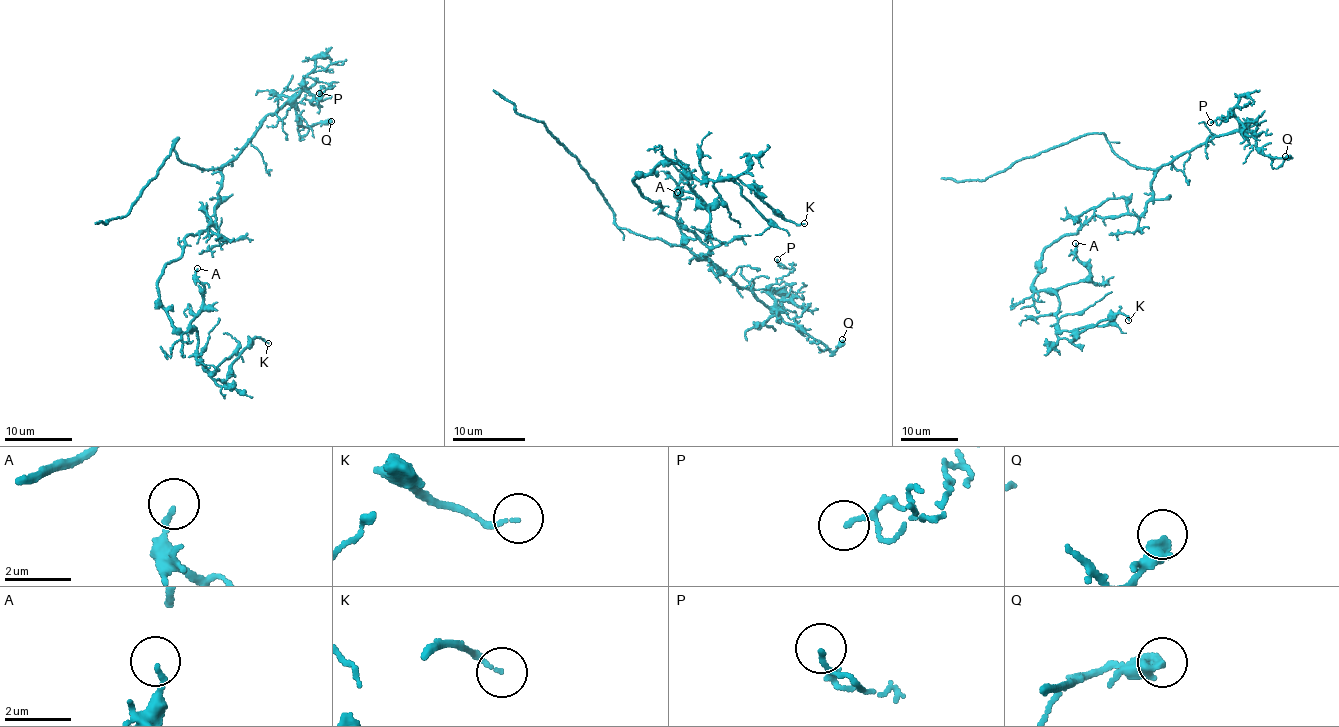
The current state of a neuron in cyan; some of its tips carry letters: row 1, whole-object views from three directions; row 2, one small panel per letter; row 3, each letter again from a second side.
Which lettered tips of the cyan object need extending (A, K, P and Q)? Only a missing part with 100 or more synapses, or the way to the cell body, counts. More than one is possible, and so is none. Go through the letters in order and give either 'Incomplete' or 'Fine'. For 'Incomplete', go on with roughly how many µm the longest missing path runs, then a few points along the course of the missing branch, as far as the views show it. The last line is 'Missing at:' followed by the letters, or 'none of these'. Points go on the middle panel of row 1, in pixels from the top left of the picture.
A: Fine
K: Fine
P: Fine
Q: Fine
Missing at: none of these

